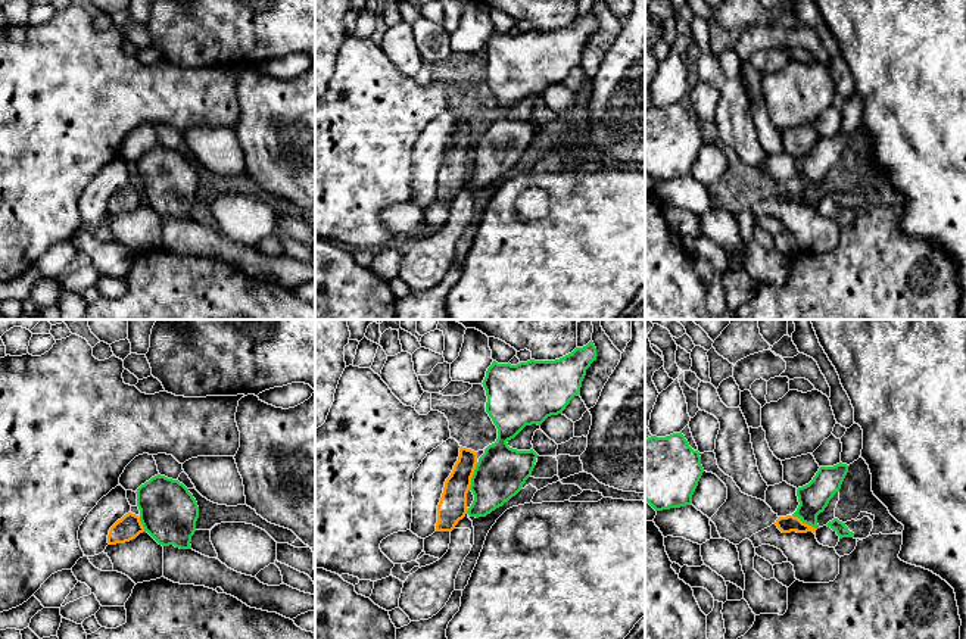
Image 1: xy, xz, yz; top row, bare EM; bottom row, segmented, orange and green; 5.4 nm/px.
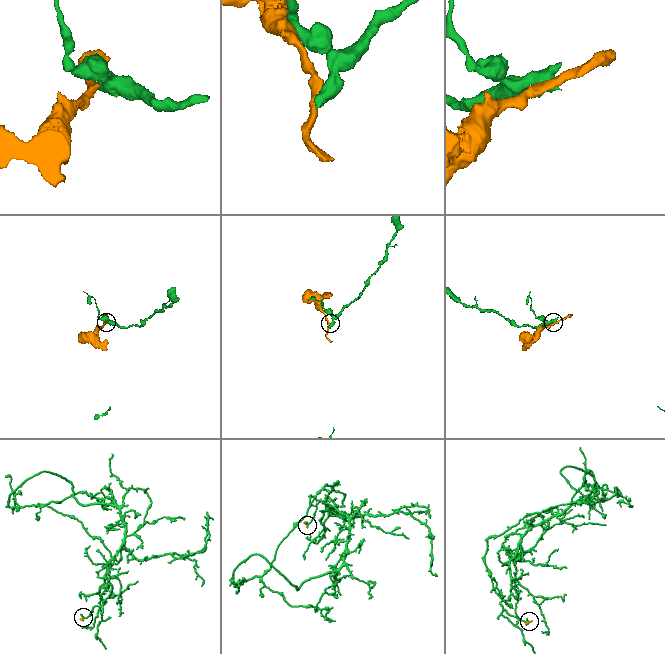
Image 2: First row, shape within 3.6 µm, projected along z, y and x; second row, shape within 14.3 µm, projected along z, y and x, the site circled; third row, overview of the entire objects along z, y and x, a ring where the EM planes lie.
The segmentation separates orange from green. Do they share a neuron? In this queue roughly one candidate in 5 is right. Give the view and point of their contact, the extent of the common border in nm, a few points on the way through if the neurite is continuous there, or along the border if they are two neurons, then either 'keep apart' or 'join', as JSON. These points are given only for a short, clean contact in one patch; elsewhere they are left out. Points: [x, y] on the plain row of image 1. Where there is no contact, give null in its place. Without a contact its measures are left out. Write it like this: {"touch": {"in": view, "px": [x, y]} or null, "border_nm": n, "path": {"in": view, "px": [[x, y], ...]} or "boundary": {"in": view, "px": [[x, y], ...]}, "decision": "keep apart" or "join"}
{"touch": {"in": "xz", "px": [471, 146]}, "border_nm": 160, "boundary": {"in": "xz", "px": [[477, 133], [469, 159]]}, "decision": "keep apart"}

